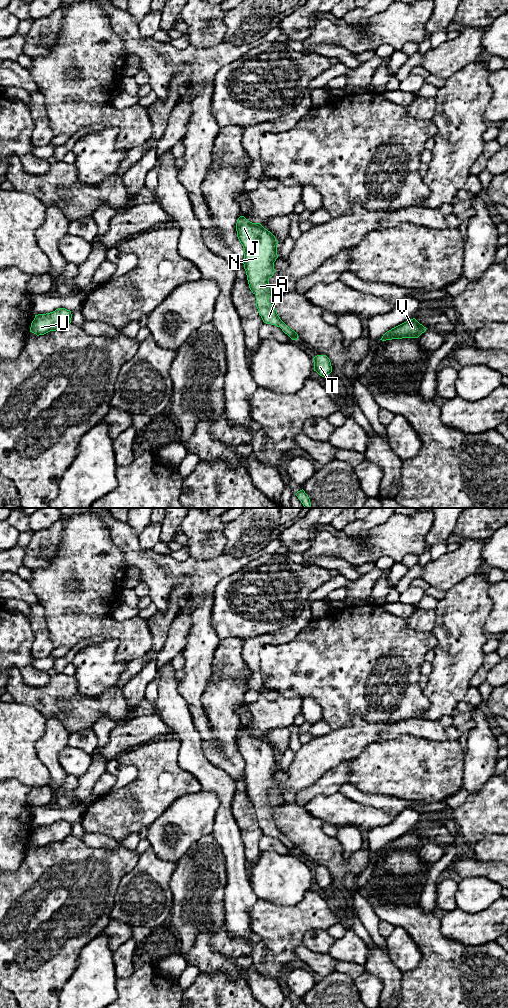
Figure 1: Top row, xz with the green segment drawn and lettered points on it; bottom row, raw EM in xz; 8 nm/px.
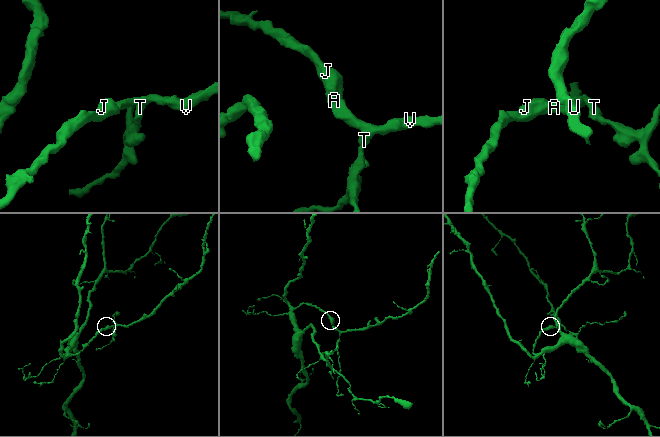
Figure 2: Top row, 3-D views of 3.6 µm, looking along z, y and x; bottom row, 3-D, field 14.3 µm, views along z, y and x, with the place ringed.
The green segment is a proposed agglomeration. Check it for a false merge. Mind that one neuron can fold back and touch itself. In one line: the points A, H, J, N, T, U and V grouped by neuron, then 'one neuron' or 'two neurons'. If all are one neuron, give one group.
A H J N T U V; one neuron

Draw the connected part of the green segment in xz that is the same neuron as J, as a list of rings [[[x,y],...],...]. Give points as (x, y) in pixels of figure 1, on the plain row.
[[[244,728],[238,730],[236,743],[237,749],[244,760],[244,781],[246,783],[249,800],[252,805],[256,807],[256,819],[259,827],[264,835],[280,839],[292,852],[297,852],[298,846],[280,831],[274,817],[268,814],[269,809],[276,808],[283,804],[282,797],[272,798],[269,796],[269,790],[276,784],[274,774],[278,770],[278,753],[275,748],[260,735],[252,735]]]

